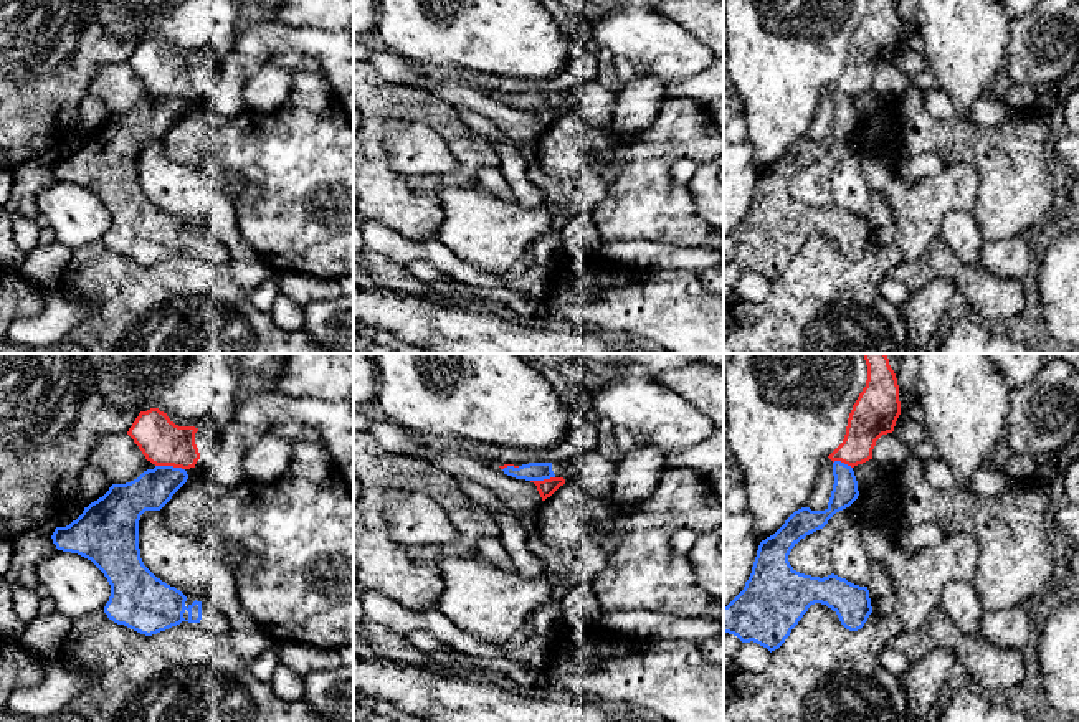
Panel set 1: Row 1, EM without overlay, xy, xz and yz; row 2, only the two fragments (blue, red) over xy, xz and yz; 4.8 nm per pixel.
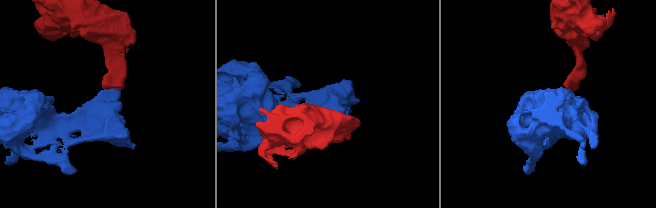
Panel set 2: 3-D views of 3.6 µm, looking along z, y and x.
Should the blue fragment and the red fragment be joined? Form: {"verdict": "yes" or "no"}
{"verdict": "no"}

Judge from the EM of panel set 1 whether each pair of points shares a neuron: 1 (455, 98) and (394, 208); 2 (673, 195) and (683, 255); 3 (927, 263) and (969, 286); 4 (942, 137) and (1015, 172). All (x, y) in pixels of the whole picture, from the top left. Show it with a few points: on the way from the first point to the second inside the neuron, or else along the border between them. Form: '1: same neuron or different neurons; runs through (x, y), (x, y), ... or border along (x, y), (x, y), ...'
1: different neurons; border along (423, 88), (456, 109)
2: different neurons; border along (643, 238), (681, 246), (704, 245)
3: same neuron; runs through (937, 263), (947, 265), (959, 276)
4: same neuron; runs through (960, 141), (992, 149), (997, 154)

